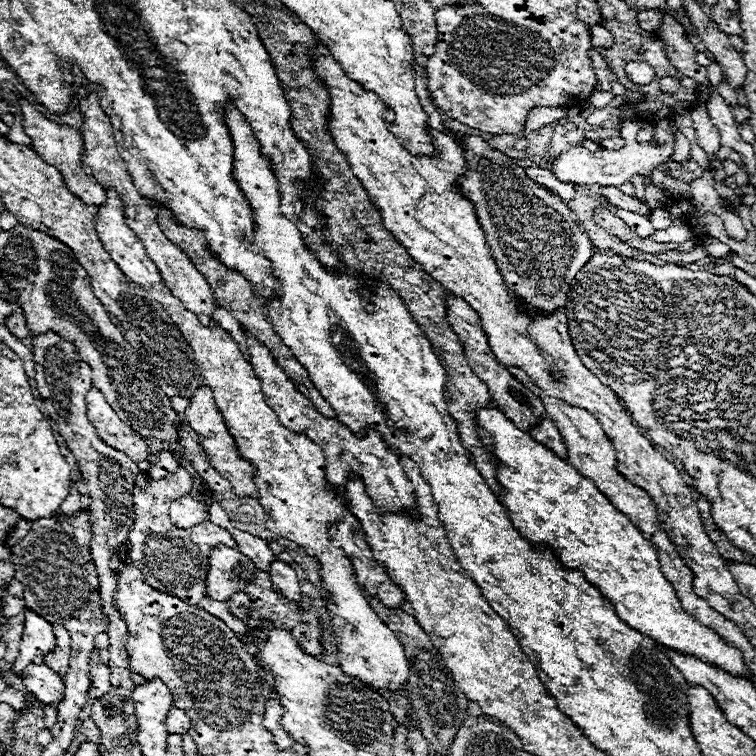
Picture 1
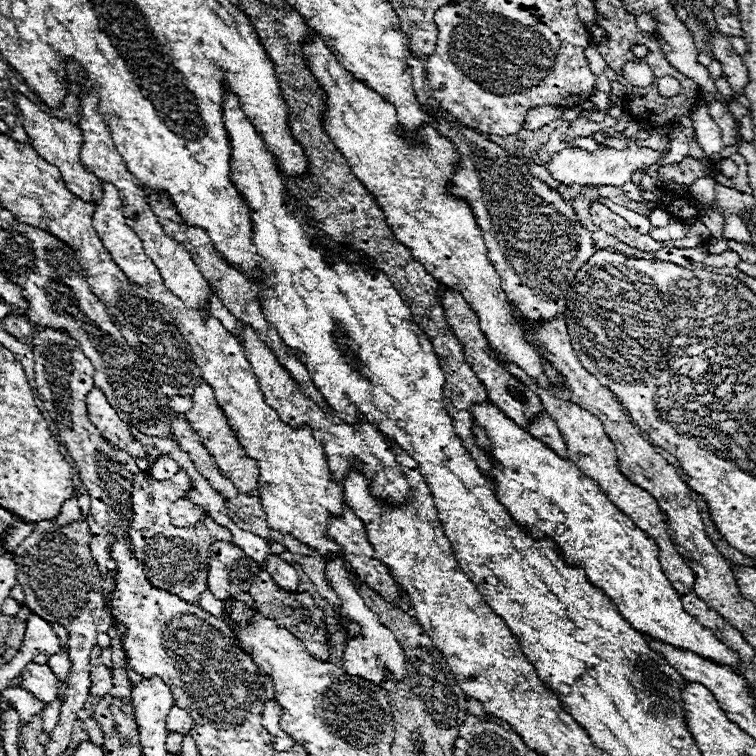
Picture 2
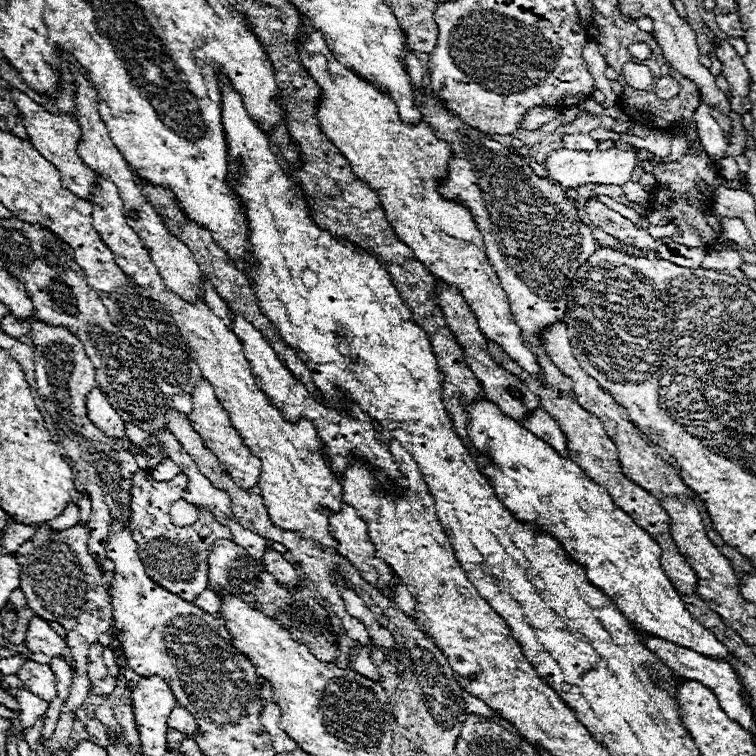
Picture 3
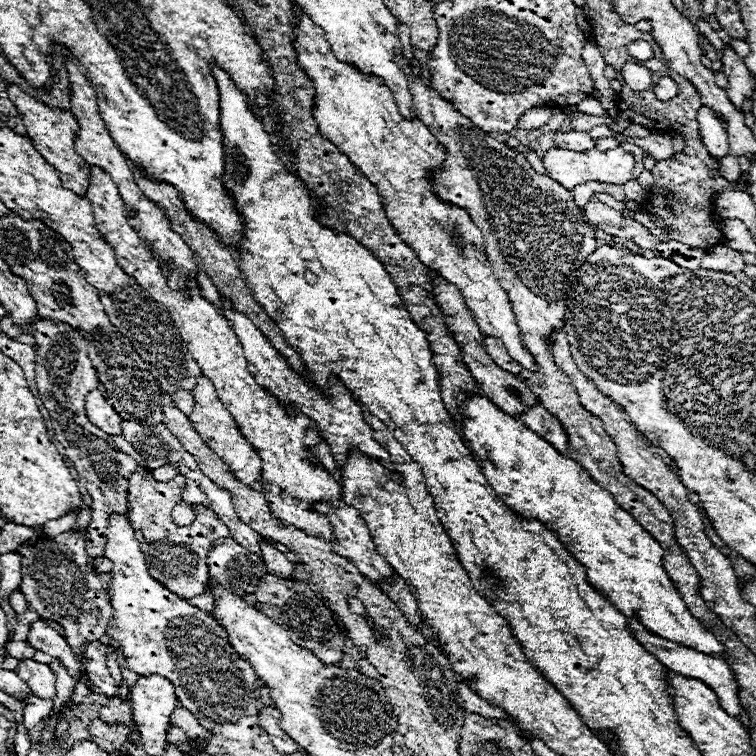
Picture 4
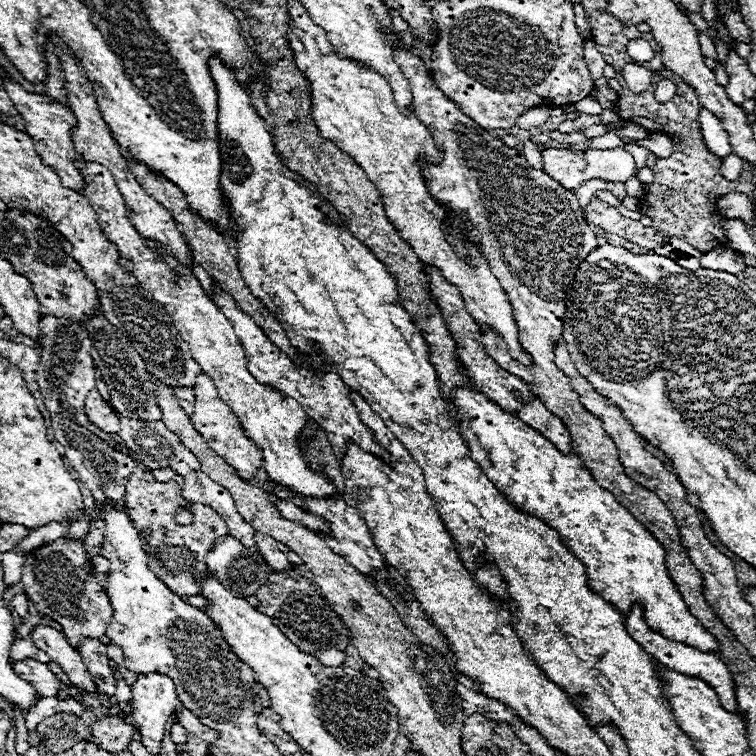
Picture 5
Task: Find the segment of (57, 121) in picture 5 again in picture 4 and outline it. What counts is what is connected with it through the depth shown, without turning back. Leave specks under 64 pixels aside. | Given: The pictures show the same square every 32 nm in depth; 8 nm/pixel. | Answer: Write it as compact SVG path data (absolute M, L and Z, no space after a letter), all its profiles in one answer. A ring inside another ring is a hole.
M8 84L6 90L8 90L10 100L14 102L14 106L18 108L18 112L24 118L24 126L26 126L28 136L34 142L34 148L40 152L42 158L48 160L48 164L52 164L60 172L60 180L68 190L84 196L84 192L88 188L88 168L86 168L84 160L74 150L74 136L76 136L76 130L78 130L78 122L72 116L72 112L70 110L60 110L60 108L50 108L44 102L28 96L26 92L22 92L14 84Z

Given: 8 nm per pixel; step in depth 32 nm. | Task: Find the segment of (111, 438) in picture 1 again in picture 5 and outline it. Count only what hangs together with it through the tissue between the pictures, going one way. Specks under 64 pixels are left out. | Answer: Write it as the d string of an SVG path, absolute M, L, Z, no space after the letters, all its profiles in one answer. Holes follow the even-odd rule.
M94 390L86 396L86 402L84 402L84 408L86 408L86 416L88 420L92 420L98 428L102 428L104 432L108 434L116 434L120 430L120 422L116 418L116 414L112 414L110 406L102 400L102 396Z

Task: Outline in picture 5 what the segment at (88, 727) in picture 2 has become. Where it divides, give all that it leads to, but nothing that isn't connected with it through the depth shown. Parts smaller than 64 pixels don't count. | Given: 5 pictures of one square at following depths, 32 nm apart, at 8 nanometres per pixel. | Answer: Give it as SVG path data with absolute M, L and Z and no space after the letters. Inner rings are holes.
M104 718L104 720L96 720L92 726L92 740L96 744L100 744L102 750L108 752L120 752L126 750L132 736L138 732L132 724L128 724L122 718Z

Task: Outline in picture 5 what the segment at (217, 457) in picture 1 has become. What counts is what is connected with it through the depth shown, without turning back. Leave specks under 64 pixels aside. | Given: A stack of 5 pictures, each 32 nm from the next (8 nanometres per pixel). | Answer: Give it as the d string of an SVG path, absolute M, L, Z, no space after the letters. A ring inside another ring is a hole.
M200 372L194 392L196 392L196 408L194 408L194 414L190 416L190 420L194 420L192 422L194 428L210 444L210 448L214 448L214 452L218 452L218 456L222 456L228 464L232 464L232 468L238 472L238 476L242 476L248 482L252 478L256 478L258 468L262 464L262 450L244 434L242 424L238 422L238 418L230 410L230 406L224 404L224 400L218 396L218 390L216 390L214 382L210 380L210 376Z

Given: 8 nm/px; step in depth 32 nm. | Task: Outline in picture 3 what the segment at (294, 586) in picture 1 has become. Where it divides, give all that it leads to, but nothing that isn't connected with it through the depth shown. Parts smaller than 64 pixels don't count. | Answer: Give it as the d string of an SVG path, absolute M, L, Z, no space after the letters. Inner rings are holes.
M268 548L268 550L264 552L264 564L266 564L266 570L276 576L278 582L288 584L288 586L296 586L296 584L298 584L296 568L294 568L280 552Z

